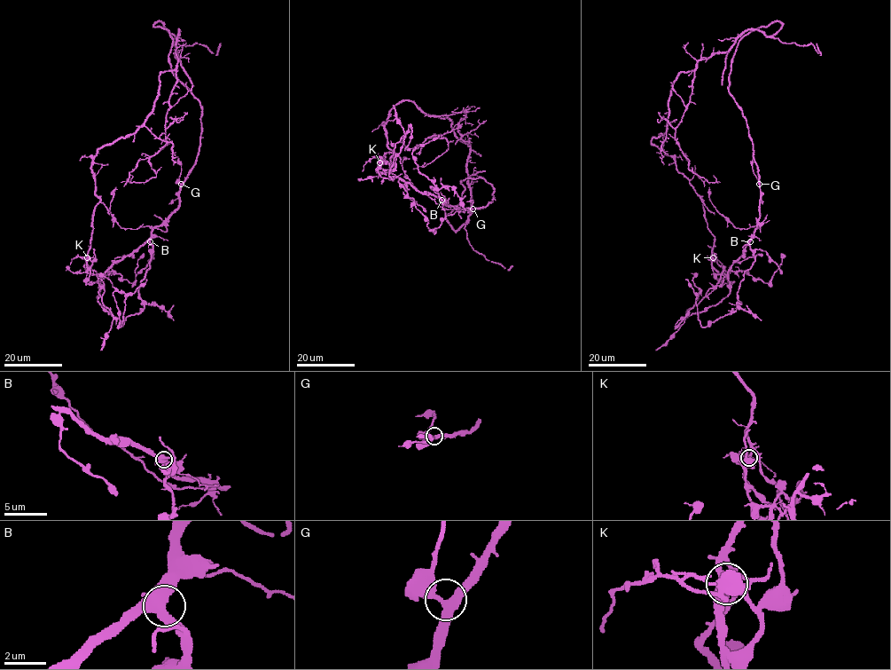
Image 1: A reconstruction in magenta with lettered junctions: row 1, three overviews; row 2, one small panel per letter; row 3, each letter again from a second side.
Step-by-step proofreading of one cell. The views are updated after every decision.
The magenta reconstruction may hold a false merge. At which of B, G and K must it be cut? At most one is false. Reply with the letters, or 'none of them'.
none of them

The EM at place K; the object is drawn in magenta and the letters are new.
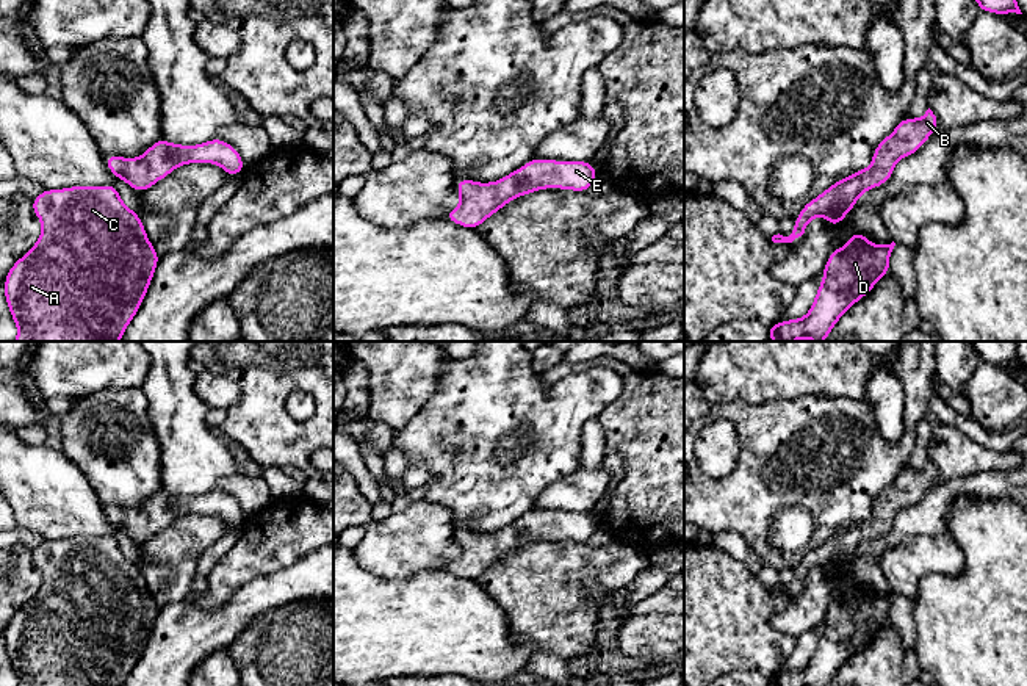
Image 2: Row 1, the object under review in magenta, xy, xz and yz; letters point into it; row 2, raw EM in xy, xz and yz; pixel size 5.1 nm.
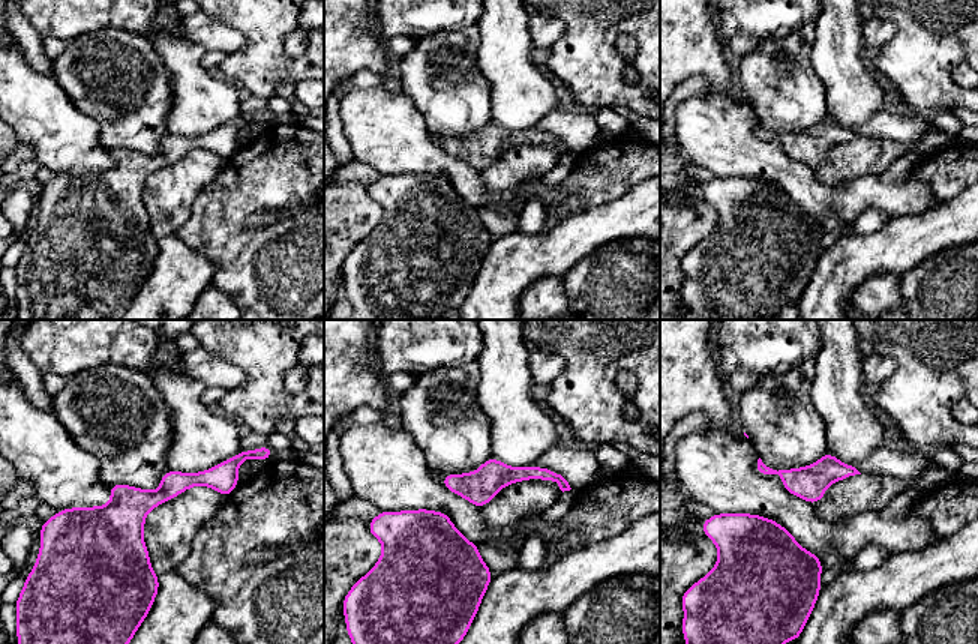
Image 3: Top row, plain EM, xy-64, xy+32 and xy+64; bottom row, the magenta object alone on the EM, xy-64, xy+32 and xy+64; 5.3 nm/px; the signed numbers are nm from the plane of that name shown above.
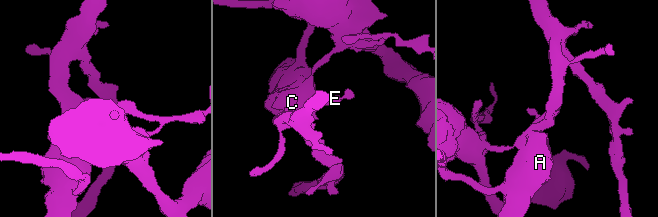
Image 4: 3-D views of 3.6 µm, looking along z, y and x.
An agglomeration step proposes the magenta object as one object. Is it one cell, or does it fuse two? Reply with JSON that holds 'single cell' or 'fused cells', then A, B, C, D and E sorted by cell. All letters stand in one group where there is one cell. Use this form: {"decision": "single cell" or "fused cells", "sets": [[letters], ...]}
{"decision": "single cell", "sets": [["A", "B", "C", "D", "E"]]}

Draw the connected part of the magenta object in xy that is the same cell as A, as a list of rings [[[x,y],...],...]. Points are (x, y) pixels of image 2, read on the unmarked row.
[[[114,536],[44,540],[31,558],[42,583],[5,628],[17,686],[124,686],[160,611],[138,564],[122,553]]]

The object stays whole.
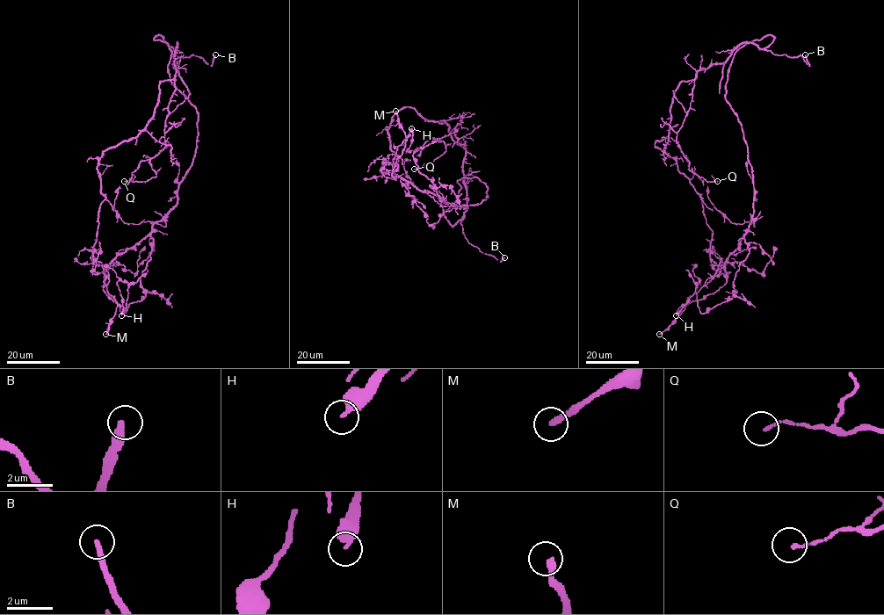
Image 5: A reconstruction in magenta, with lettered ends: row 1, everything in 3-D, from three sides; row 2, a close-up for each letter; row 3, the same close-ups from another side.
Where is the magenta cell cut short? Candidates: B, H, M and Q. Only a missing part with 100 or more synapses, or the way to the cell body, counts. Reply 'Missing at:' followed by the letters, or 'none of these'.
Missing at: B

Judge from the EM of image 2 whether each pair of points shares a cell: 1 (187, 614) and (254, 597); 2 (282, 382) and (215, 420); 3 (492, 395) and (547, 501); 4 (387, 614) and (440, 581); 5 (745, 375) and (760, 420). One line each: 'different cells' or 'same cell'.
1: same cell
2: different cells
3: different cells
4: same cell
5: different cells

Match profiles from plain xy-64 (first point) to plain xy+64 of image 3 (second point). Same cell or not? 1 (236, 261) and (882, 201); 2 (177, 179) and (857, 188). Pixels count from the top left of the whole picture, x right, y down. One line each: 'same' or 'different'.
1: different
2: different

